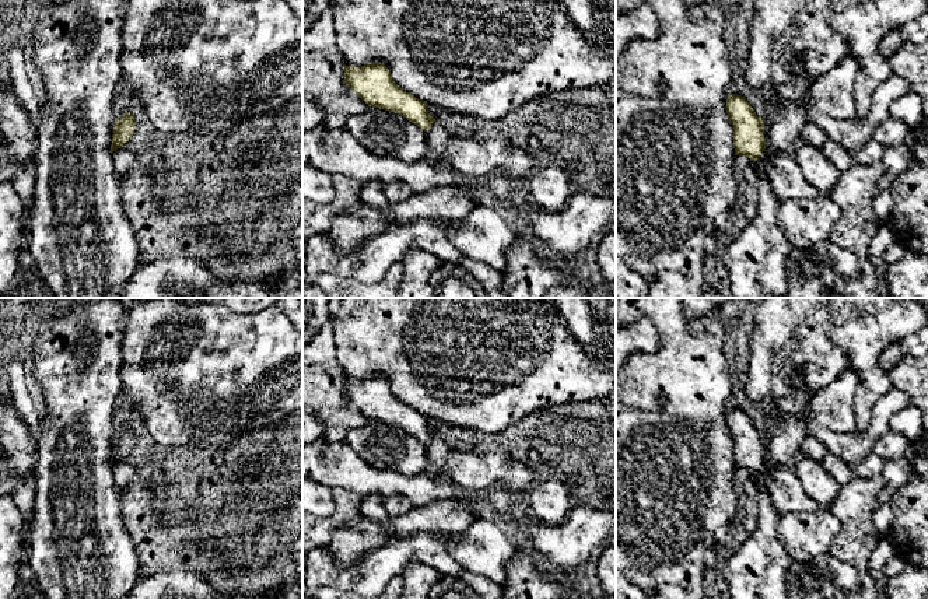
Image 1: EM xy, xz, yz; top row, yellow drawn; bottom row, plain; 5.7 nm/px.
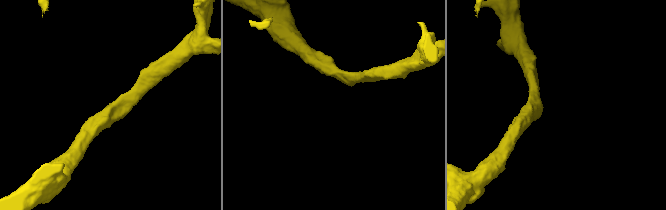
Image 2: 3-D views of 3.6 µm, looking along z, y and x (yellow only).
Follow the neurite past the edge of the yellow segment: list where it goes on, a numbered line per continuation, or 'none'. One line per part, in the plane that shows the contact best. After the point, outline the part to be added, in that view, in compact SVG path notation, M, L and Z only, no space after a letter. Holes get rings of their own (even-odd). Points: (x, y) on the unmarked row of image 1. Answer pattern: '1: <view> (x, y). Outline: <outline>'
none

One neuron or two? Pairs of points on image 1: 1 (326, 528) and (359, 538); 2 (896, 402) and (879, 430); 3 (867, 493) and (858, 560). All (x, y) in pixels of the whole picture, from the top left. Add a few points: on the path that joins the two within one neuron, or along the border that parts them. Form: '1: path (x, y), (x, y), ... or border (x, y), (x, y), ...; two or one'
1: border (361, 515), (345, 522), (325, 545); two
2: path (889, 409), (879, 423); one
3: path (858, 510), (858, 543); one

